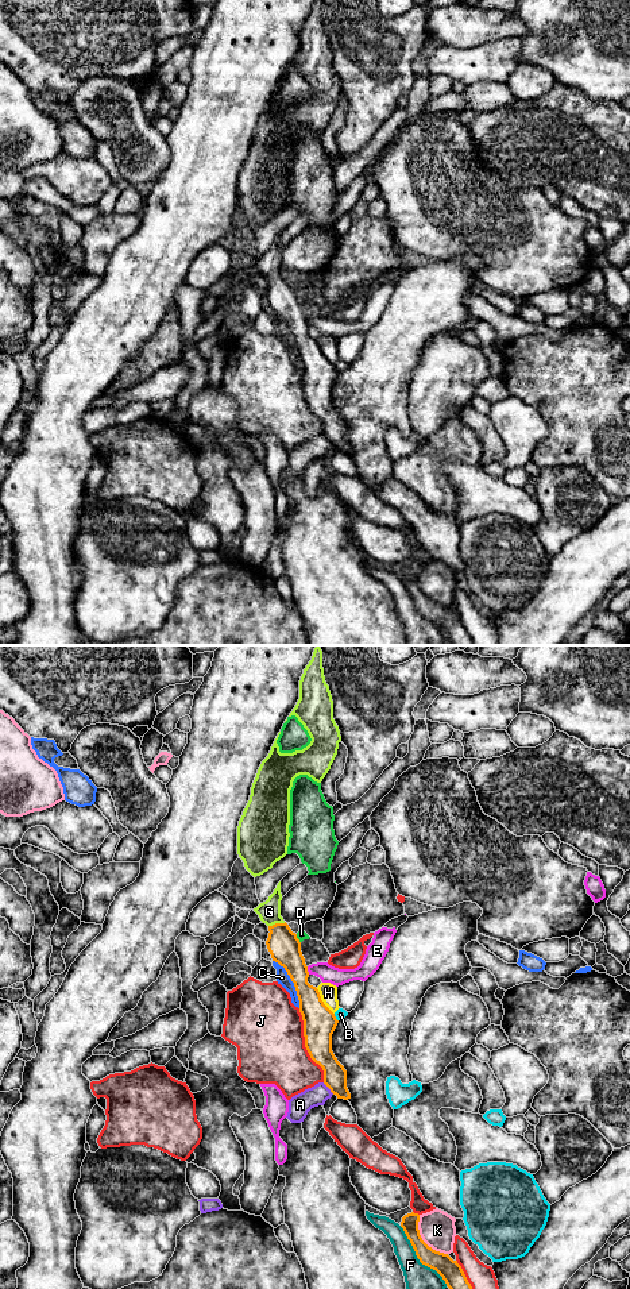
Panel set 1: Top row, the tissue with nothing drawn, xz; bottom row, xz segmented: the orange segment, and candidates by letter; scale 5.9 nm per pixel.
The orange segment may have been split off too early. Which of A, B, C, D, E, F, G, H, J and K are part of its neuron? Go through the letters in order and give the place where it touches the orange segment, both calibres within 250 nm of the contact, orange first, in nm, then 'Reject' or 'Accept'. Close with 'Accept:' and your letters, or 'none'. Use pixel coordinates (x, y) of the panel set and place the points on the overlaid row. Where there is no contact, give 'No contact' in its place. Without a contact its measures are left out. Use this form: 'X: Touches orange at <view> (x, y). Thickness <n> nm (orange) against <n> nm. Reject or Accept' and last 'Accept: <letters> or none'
A: Touches orange at xz (328, 1087). Thickness 150 nm (orange) against 130 nm. Reject
B: Touches orange at xz (335, 1018). Thickness 190 nm (orange) against 70 nm. Reject
C: Touches orange at xz (293, 981). Thickness 190 nm (orange) against 80 nm. Reject
D: Touches orange at xz (297, 938). Thickness 190 nm (orange) against 60 nm. Reject
E: Touches orange at xz (306, 971). Thickness 190 nm (orange) against 110 nm. Reject
F: Touches orange at xz (417, 1257). Thickness 130 nm (orange) against 160 nm. Reject
G: Touches orange at xz (277, 923). Thickness 190 nm (orange) against 140 nm. Accept
H: Touches orange at xz (323, 1002). Thickness 190 nm (orange) against 110 nm. Reject
J: Touches orange at xz (305, 1045). Thickness 190 nm (orange) against 420 nm. Reject
K: Touches orange at xz (421, 1239). Thickness 120 nm (orange) against 220 nm. Reject
Accept: G

